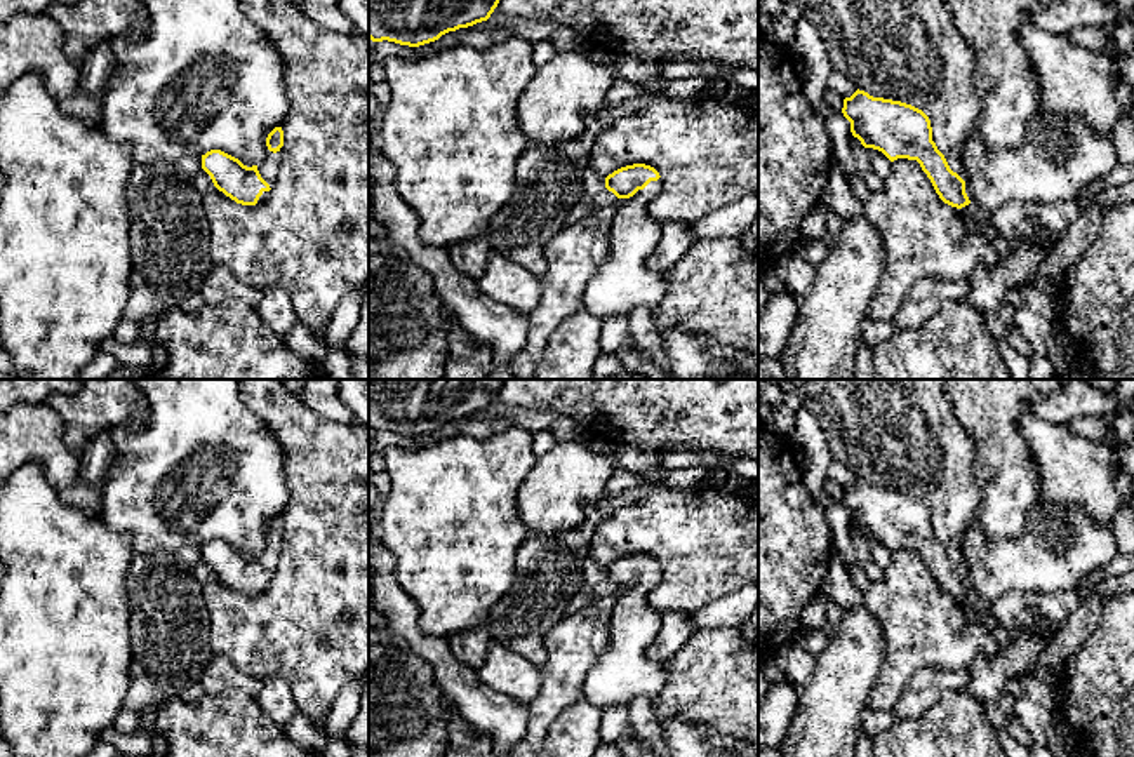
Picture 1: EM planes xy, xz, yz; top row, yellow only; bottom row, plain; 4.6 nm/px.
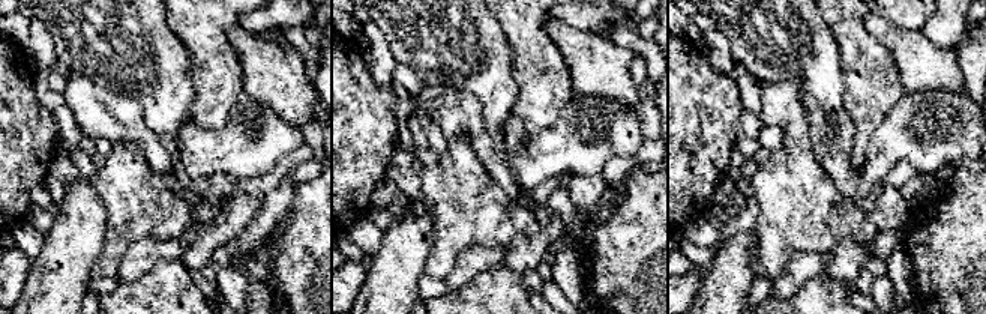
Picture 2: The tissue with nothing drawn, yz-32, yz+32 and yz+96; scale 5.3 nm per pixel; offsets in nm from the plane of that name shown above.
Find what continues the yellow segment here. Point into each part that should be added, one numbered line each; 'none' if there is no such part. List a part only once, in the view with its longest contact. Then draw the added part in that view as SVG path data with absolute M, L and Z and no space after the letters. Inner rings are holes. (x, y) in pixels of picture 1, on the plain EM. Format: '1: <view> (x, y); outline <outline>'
1: xy (268, 556); outline M266 536L264 546L257 553L257 560L261 567L270 574L270 578L277 567L282 545L284 545L284 536L277 543L270 541Z

